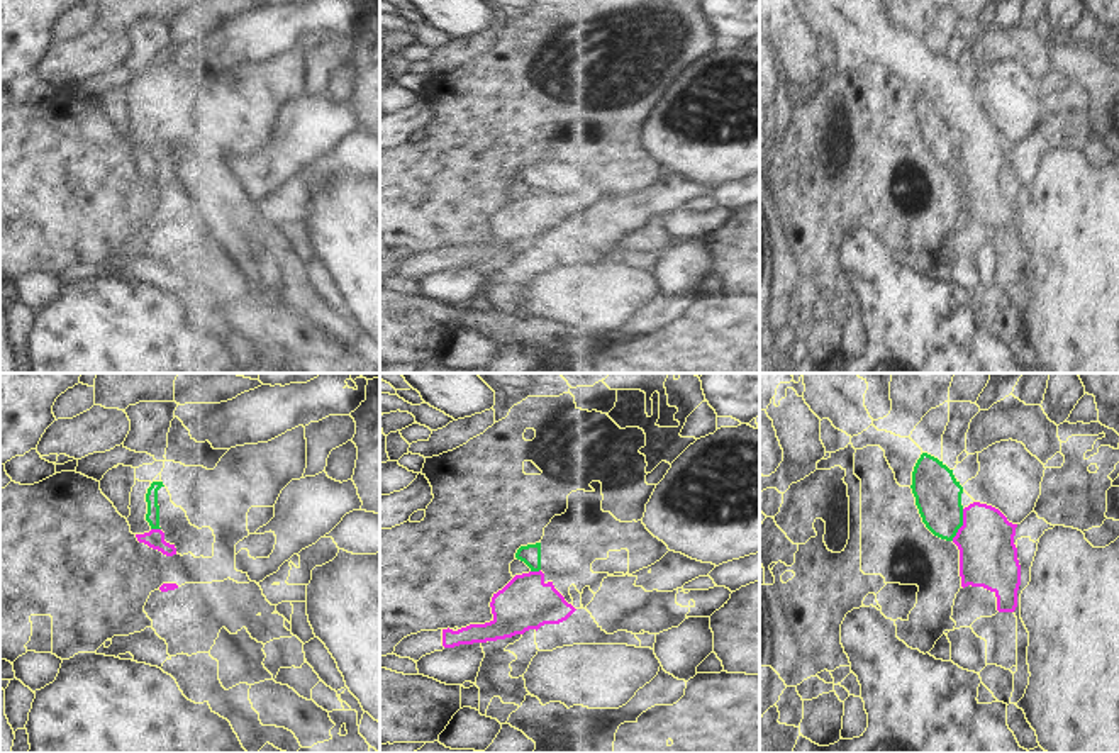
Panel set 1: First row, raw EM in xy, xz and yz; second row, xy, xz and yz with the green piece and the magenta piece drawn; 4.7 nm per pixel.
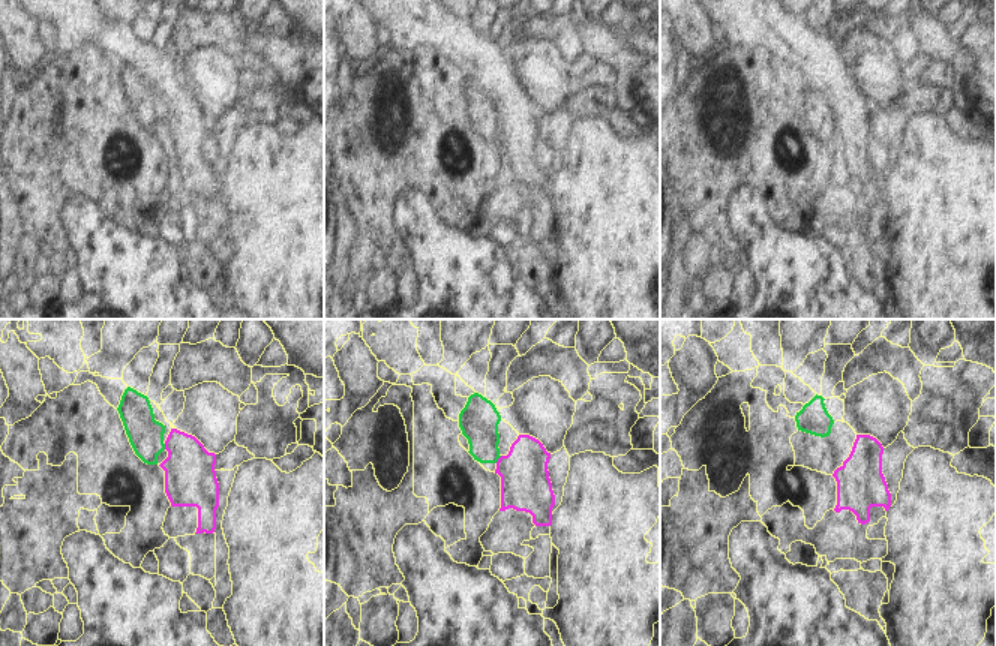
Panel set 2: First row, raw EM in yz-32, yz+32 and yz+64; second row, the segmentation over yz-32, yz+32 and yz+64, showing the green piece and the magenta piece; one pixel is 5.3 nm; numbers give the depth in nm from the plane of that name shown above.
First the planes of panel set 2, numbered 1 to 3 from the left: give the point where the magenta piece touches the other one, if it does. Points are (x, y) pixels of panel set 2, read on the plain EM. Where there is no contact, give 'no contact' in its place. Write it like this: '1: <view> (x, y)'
1: yz-32 (164, 111)
2: yz+32 (498, 122)
3: no contact

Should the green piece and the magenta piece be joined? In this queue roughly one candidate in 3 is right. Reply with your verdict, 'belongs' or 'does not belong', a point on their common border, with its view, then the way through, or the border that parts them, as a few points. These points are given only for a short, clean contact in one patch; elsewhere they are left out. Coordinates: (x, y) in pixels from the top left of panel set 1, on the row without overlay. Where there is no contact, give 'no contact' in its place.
does not belong; contact yz (962, 145); border yz (963, 129), (963, 145), (951, 160)

